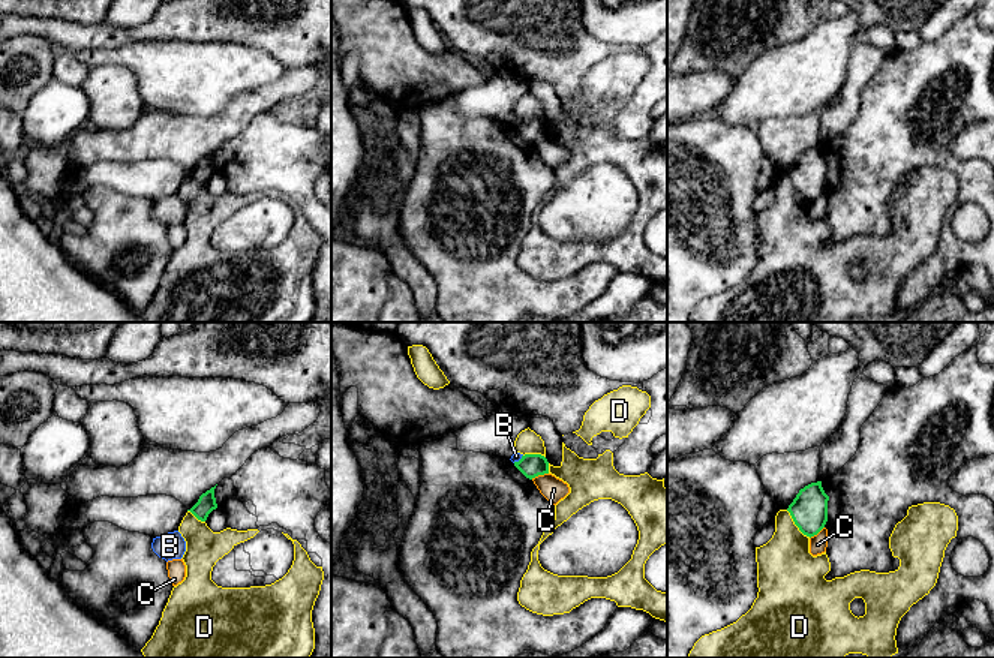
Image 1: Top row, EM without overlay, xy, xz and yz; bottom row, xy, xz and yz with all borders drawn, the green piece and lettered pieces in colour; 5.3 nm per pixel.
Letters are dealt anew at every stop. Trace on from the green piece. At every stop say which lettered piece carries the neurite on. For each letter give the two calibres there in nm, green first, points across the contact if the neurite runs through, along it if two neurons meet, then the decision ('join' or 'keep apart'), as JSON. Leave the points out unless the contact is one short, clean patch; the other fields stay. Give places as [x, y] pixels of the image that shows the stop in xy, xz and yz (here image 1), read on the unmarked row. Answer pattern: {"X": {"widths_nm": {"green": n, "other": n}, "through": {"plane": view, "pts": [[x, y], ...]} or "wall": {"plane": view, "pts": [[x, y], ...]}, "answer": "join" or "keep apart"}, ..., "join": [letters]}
{"B": {"widths_nm": {"green": 130, "other": 50}, "wall": {"plane": "xz", "pts": [[522, 119], [513, 126]]}, "answer": "keep apart"}, "C": {"widths_nm": {"green": 130, "other": 130}, "wall": {"plane": "xz", "pts": [[547, 137], [531, 143]]}, "answer": "keep apart"}, "D": {"widths_nm": {"green": 200, "other": 320}, "answer": "keep apart"}, "join": []}

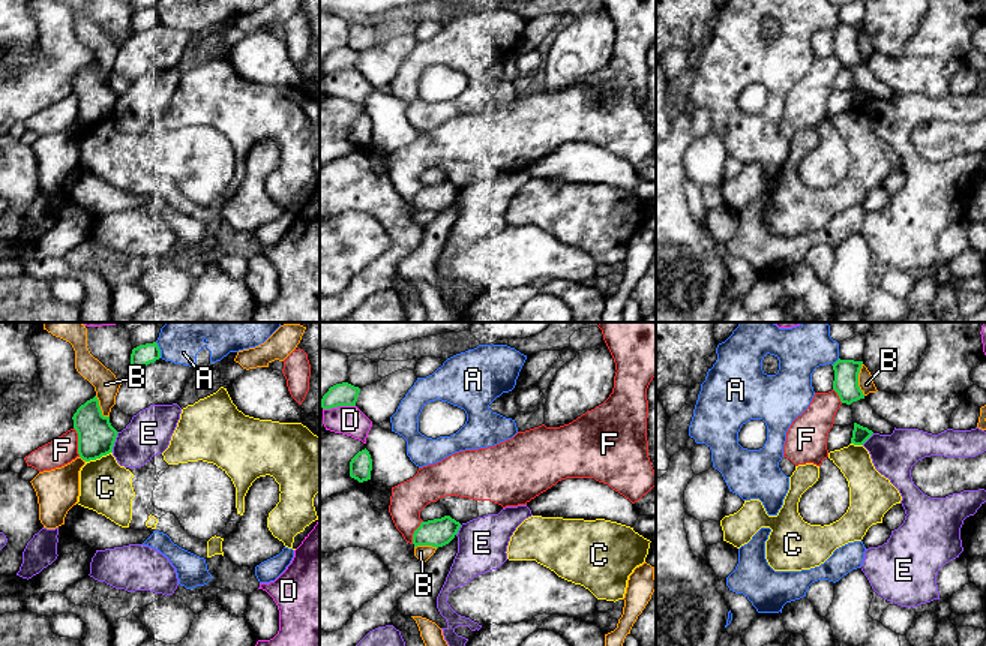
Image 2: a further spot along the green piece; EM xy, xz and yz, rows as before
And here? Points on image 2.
{"A": {"widths_nm": {"green": 110, "other": 160}, "answer": "keep apart"}, "B": {"widths_nm": {"green": 140, "other": 80}, "answer": "keep apart"}, "C": {"widths_nm": {"green": 200, "other": 280}, "answer": "keep apart"}, "D": {"widths_nm": {"green": 130, "other": 160}, "answer": "keep apart"}, "E": {"widths_nm": {"green": 200, "other": 240}, "wall": {"plane": "xy", "pts": [[119, 96], [111, 116]]}, "answer": "keep apart"}, "F": {"widths_nm": {"green": 200, "other": 150}, "answer": "keep apart"}, "join": []}

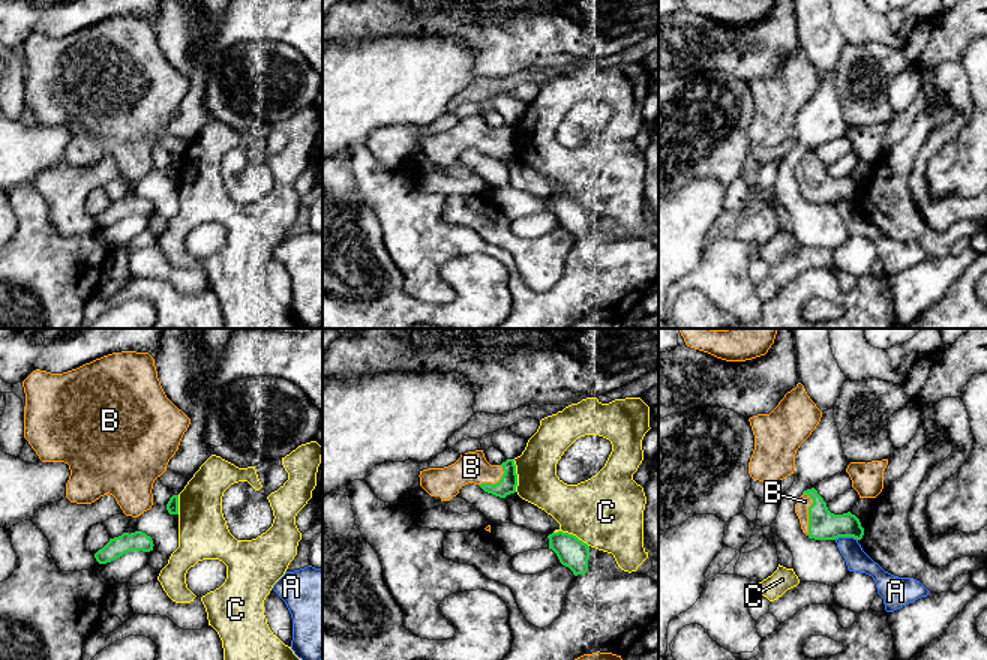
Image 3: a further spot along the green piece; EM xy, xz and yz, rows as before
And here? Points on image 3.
{"A": {"widths_nm": {"green": 160, "other": 120}, "answer": "keep apart"}, "B": {"widths_nm": {"green": 160, "other": 80}, "through": {"plane": "yz", "pts": [[822, 188], [809, 177], [809, 170], [804, 165]]}, "answer": "join"}, "C": {"widths_nm": {"green": 160, "other": 400}, "answer": "keep apart"}, "join": ["B"]}

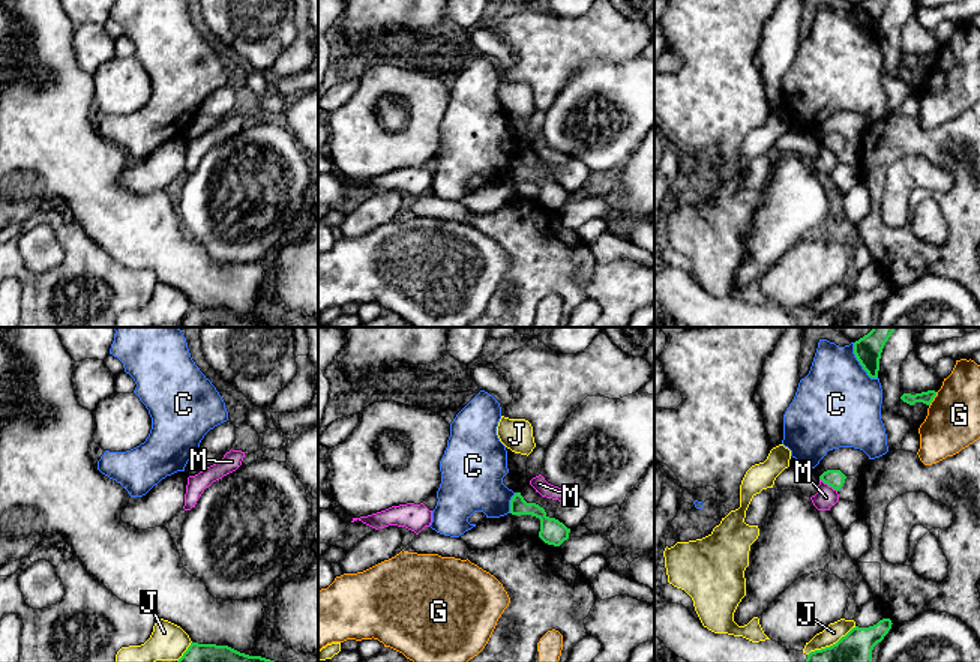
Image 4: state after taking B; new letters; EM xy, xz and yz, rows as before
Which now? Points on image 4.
{"C": {"widths_nm": {"green": 150, "other": 460}, "answer": "keep apart"}, "G": {"widths_nm": {"green": 70, "other": 280}, "answer": "keep apart"}, "J": {"widths_nm": {"green": 260, "other": 100}, "answer": "keep apart"}, "M": {"widths_nm": {"green": 100, "other": 120}, "wall": {"plane": "yz", "pts": [[820, 141], [836, 155]]}, "answer": "keep apart"}, "join": []}

